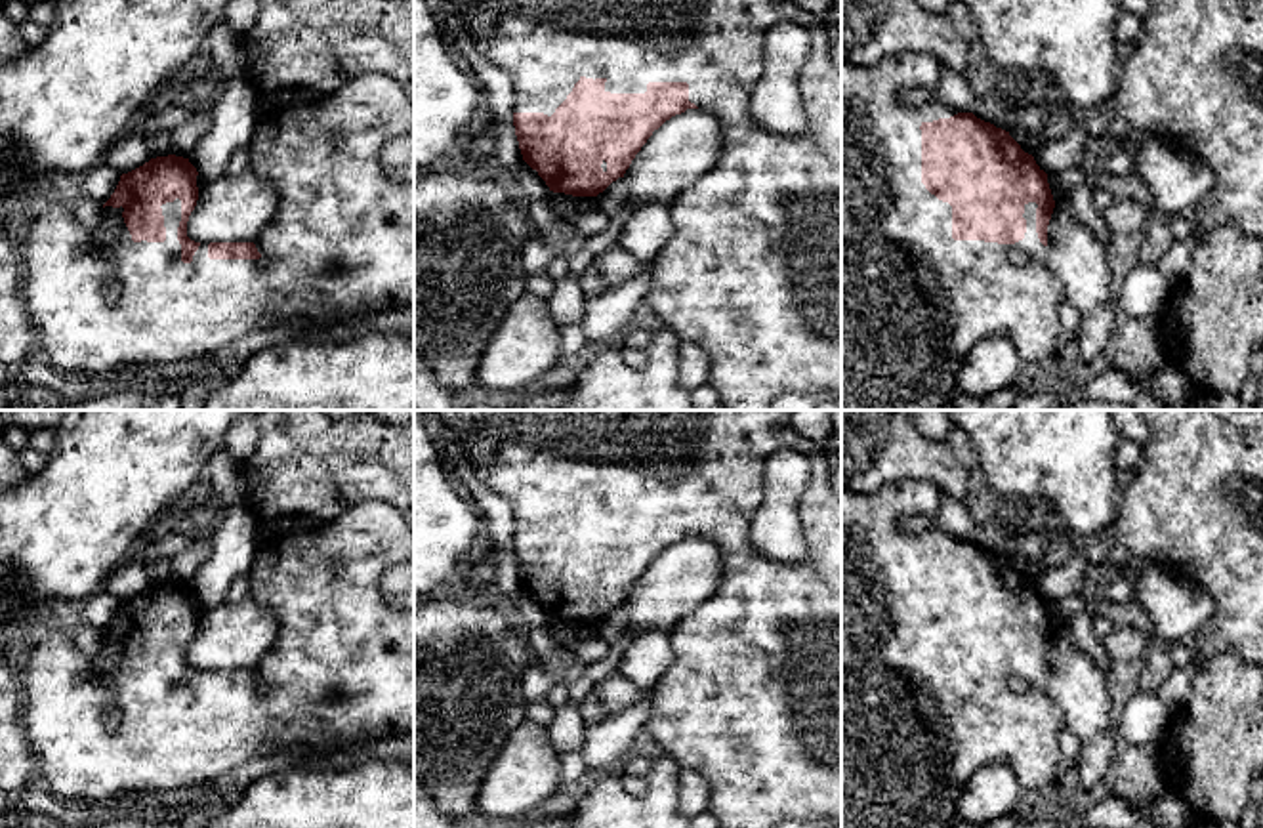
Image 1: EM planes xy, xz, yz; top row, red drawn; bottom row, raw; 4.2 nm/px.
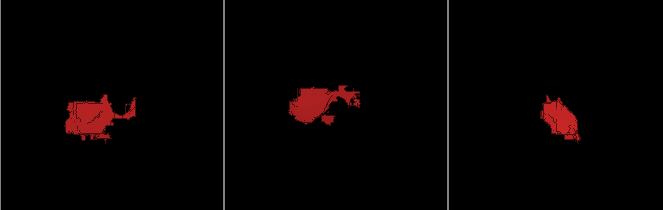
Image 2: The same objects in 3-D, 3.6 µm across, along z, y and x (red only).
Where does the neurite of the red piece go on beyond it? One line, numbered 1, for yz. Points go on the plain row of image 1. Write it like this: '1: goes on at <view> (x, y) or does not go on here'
1: goes on at yz (914, 729)

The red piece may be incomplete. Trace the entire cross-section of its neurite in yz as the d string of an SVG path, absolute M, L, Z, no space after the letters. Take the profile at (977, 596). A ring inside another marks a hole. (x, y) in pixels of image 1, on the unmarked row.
M912 479L887 483L876 492L841 488L841 828L952 828L960 796L979 767L990 761L1007 763L1023 792L1038 797L1049 792L1063 761L1059 733L1065 729L1065 719L1046 687L1047 652L1055 635L1047 601L1009 559L973 540L958 540L937 525L920 534L902 528L908 515L933 517L941 507L941 496L933 483Z

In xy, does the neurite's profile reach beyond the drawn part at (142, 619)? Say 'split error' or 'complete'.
split error

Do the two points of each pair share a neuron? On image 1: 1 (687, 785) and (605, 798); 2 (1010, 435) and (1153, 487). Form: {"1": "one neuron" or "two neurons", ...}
{"1": "two neurons", "2": "two neurons"}

